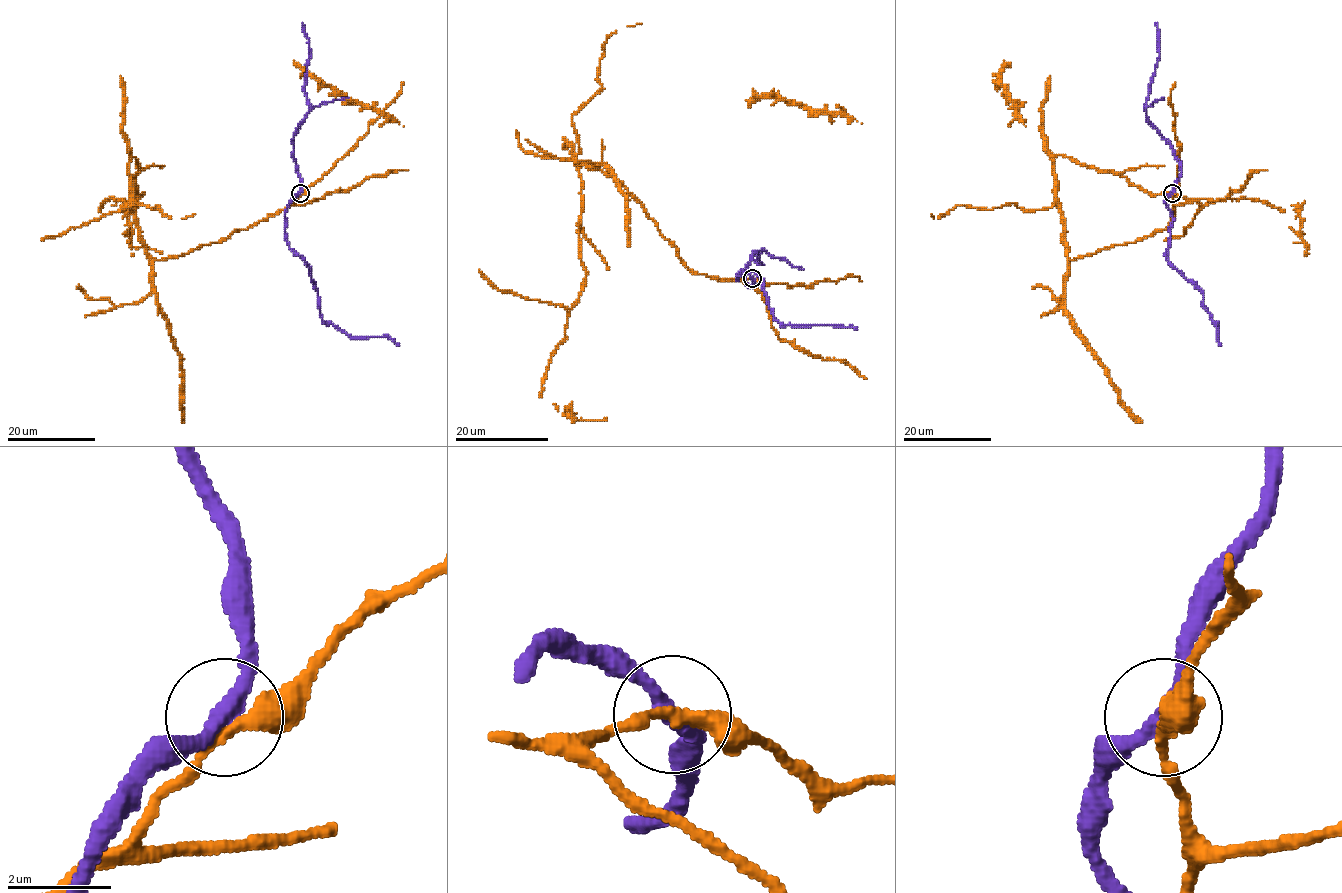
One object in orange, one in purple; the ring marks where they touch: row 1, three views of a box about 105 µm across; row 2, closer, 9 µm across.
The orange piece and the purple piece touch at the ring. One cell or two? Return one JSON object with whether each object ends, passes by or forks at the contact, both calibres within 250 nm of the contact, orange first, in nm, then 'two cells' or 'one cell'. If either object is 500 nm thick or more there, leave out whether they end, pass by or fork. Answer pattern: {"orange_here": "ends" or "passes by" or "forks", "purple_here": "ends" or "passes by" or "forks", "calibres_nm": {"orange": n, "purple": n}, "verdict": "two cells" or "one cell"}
{"orange_here": "passes by", "purple_here": "passes by", "calibres_nm": {"orange": 300, "purple": 320}, "verdict": "two cells"}

